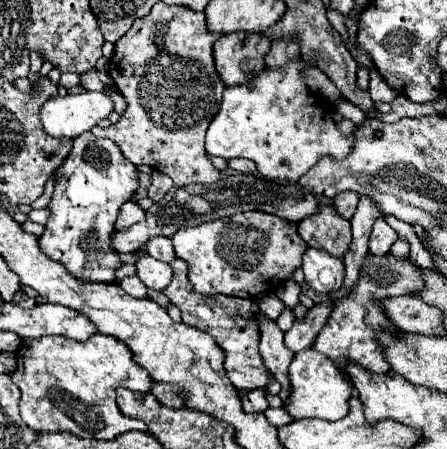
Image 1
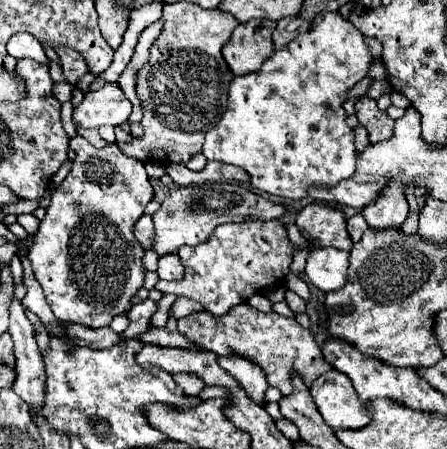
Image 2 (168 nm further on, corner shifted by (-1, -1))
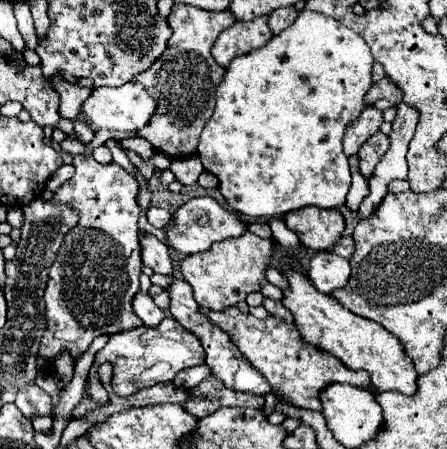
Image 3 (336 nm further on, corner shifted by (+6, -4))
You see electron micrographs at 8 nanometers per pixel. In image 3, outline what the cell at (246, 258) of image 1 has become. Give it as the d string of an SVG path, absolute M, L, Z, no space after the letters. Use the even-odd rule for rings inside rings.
M246 231L236 239L216 241L208 251L186 257L182 261L182 275L192 285L194 297L200 307L208 307L212 311L224 311L226 307L244 301L248 293L260 291L260 283L264 281L264 269L268 267L270 255L272 255L272 239L262 239Z

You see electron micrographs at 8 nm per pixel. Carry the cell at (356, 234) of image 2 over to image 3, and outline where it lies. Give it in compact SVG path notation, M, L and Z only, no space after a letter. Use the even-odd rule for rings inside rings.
M342 237L330 251L336 253L336 255L340 255L340 257L344 257L344 259L350 259L352 253L354 253L354 241L352 241L352 237Z

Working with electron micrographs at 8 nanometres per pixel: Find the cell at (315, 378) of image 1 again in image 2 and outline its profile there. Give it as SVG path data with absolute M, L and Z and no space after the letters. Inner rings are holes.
M335 368L321 374L309 386L309 392L323 420L331 428L357 430L371 420L371 414L367 412L365 402L359 402L351 380Z

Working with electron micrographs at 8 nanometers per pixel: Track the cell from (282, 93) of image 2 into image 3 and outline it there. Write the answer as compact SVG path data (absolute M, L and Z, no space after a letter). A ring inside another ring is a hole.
M306 9L264 47L230 61L216 87L214 115L198 145L198 157L204 169L218 177L218 189L230 211L256 219L286 215L306 205L320 209L344 205L350 189L350 167L342 151L342 137L346 127L368 107L364 95L372 87L372 65L374 57L358 33L328 15Z

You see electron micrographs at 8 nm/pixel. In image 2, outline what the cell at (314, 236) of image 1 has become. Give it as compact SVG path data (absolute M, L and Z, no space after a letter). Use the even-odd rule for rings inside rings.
M309 204L297 214L297 226L315 248L331 246L345 252L353 248L353 240L345 230L345 216L337 208Z

